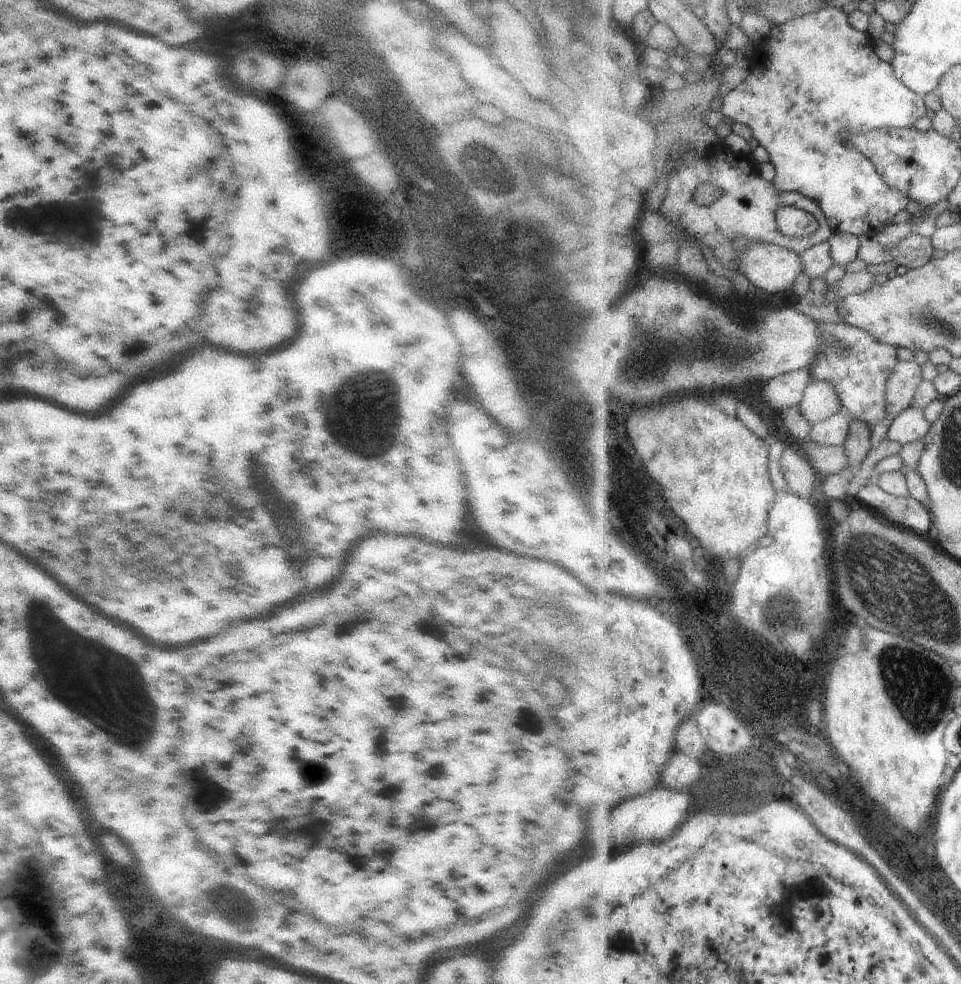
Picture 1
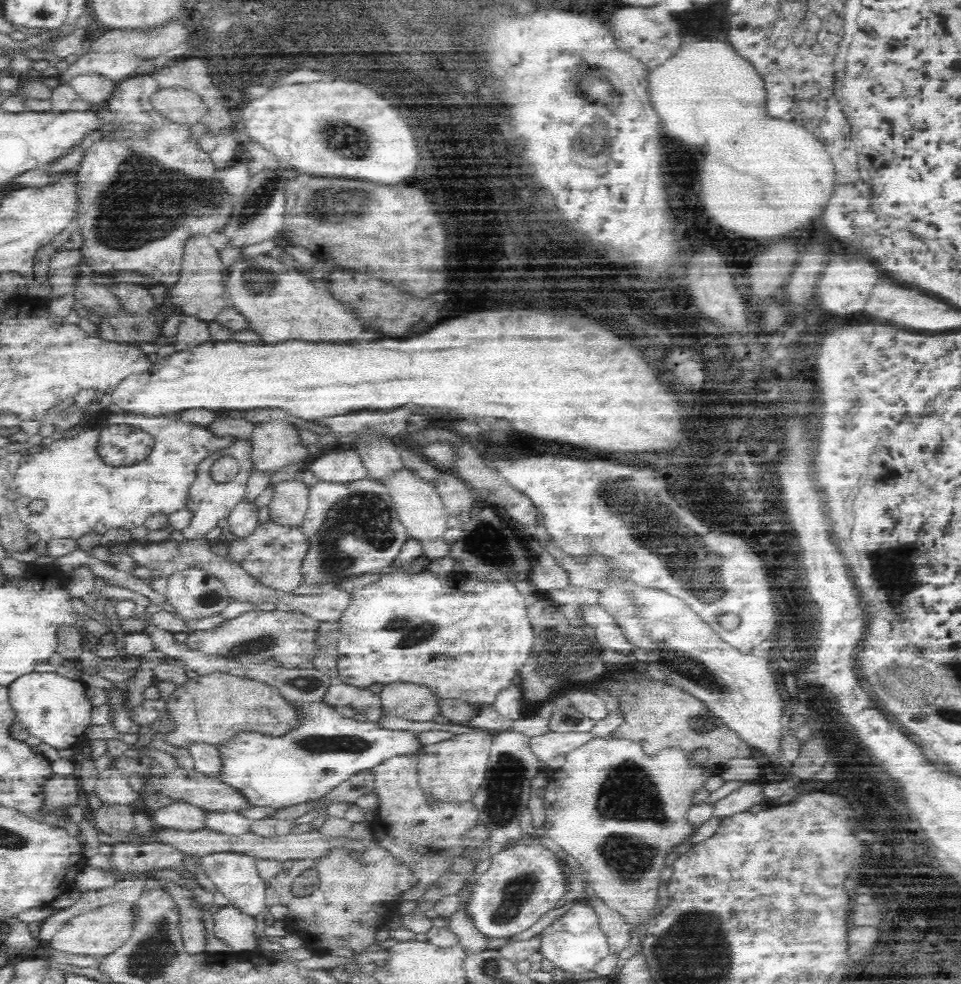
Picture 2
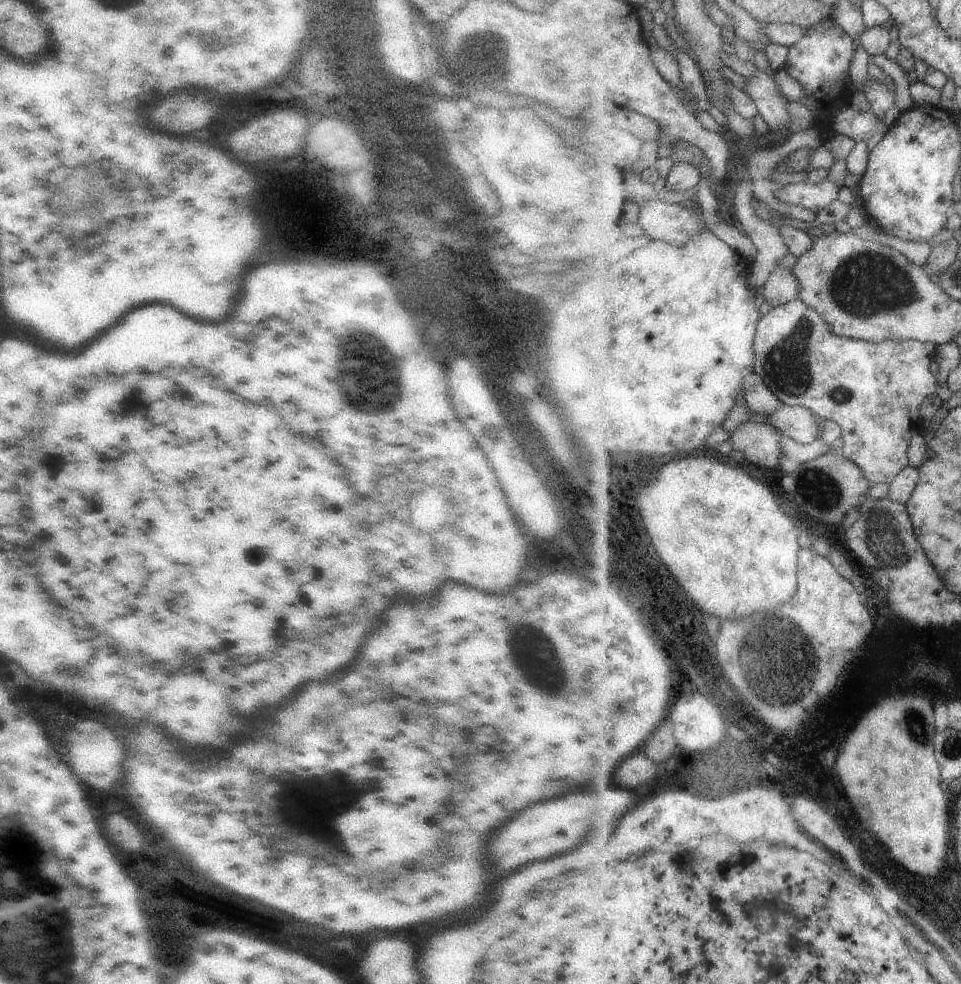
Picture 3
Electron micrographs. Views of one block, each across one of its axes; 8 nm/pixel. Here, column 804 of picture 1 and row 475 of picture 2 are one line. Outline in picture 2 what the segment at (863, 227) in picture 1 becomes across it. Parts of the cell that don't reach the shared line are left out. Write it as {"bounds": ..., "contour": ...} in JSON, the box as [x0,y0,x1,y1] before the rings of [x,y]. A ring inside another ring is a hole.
{"bounds":[10,414,232,542],"contour":[[[112,414],[106,418],[104,424],[90,424],[82,428],[78,434],[70,438],[62,438],[53,441],[47,447],[34,454],[22,455],[21,463],[10,486],[12,500],[16,510],[21,516],[26,527],[40,536],[43,542],[50,542],[54,538],[72,538],[78,540],[80,536],[88,532],[98,532],[103,535],[110,529],[125,529],[130,531],[136,526],[143,526],[150,516],[156,514],[169,515],[185,510],[187,492],[194,482],[195,470],[200,461],[203,461],[210,453],[225,447],[232,436],[217,436],[206,427],[180,422],[175,417],[144,415]],[[110,425],[126,425],[147,432],[153,439],[151,453],[139,463],[133,463],[130,468],[125,466],[108,466],[98,456],[94,436],[99,436],[101,430]],[[34,499],[44,501],[44,510],[34,513],[29,509],[29,504]]]}

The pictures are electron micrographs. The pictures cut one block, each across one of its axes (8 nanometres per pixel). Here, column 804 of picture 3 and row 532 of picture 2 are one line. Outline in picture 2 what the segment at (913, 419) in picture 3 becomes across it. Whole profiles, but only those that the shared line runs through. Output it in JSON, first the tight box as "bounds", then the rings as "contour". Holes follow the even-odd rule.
{"bounds":[301,476,409,590],"contour":[[[367,476],[346,484],[316,482],[309,488],[308,510],[301,528],[308,543],[308,551],[301,566],[302,584],[316,585],[323,590],[338,587],[346,578],[376,572],[378,568],[392,564],[401,552],[403,544],[409,539],[384,482],[370,480]]]}

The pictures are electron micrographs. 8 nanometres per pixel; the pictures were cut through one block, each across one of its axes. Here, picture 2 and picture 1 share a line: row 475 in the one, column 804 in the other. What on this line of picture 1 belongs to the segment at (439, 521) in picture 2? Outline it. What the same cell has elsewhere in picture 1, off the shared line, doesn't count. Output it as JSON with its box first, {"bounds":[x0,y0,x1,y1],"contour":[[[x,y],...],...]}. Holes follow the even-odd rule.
{"bounds":[799,380,842,426],"contour":[[[822,380],[810,383],[803,394],[799,408],[811,426],[819,424],[822,420],[827,420],[842,409],[839,394],[833,388],[833,384]]]}

